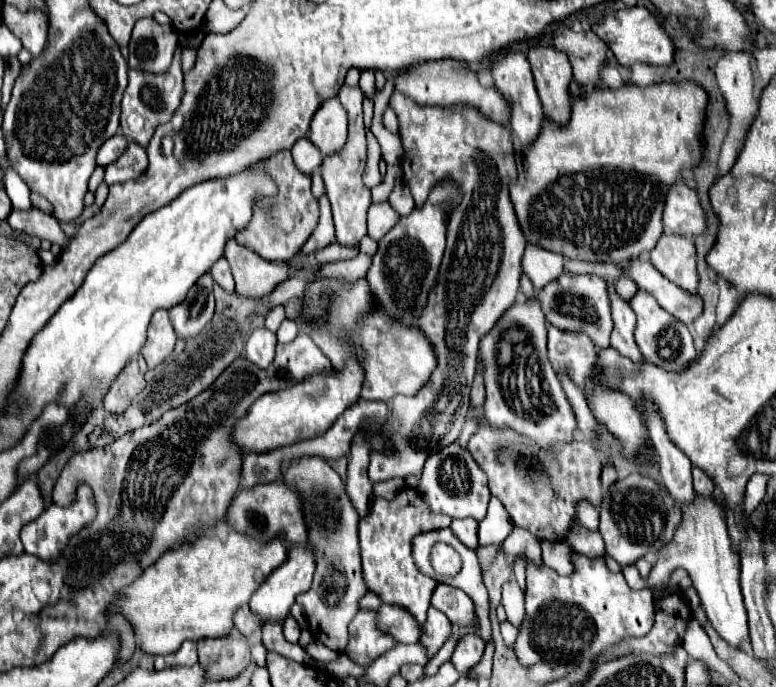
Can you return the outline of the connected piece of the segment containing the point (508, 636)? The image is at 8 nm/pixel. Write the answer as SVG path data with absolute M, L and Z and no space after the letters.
M504 620L504 622L500 622L500 632L502 632L502 638L504 638L506 646L512 650L512 646L518 638L518 628L510 620Z

